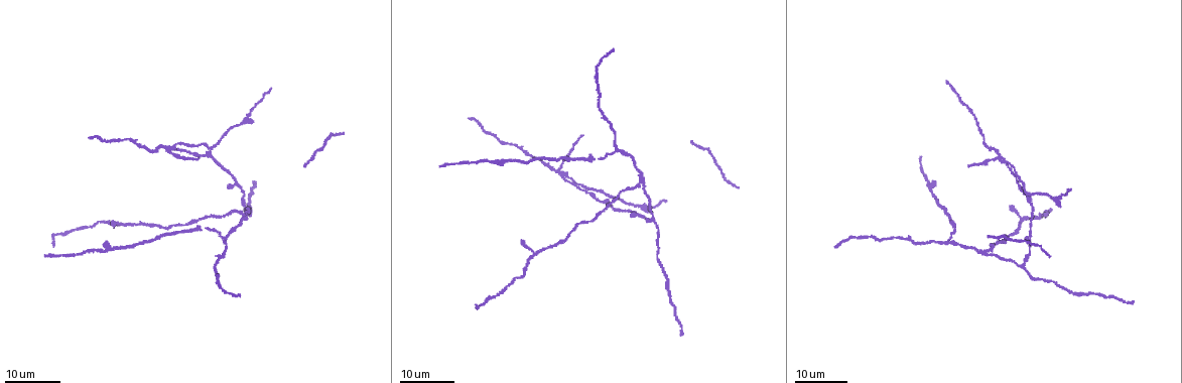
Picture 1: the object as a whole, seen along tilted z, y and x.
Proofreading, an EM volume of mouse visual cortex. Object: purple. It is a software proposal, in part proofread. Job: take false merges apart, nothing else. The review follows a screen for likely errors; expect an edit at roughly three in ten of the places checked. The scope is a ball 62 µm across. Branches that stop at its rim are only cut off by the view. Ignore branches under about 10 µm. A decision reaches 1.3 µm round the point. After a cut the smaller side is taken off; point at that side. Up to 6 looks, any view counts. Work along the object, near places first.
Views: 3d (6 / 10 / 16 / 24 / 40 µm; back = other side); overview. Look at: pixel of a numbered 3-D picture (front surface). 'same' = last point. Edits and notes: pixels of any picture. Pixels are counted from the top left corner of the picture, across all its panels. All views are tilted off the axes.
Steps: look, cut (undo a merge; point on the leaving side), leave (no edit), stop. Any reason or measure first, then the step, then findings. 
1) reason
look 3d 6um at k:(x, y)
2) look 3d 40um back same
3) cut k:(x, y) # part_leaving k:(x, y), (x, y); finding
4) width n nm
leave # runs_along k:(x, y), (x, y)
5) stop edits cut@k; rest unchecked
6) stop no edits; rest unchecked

arms part here
look 3d 16um at 1:(224, 239)

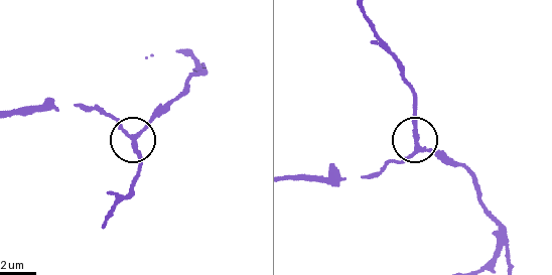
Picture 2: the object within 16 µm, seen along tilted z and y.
look 3d 6um at 2:(417, 150)

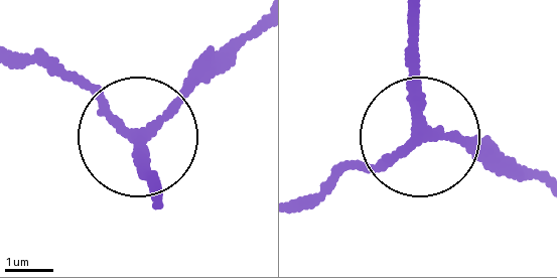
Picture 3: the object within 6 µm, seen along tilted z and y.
leave # runs_along 3:(261, 26), (196, 63), (138, 137), (154, 189); all the same cell

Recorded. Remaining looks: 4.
side arm on a straight run
look 3d 16um at 1:(243, 213)

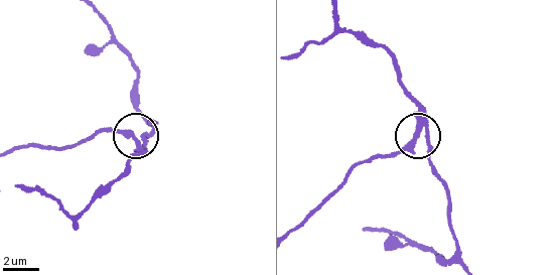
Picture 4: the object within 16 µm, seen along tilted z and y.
zoom in
look 3d 10um at 4:(138, 141)

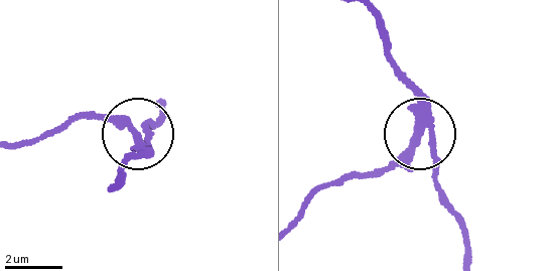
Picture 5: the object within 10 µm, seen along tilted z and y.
width 230 nm
cut 5:(122, 125) # a second cell is stuck on

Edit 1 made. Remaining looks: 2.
stop edits cut@5; rest unchecked

